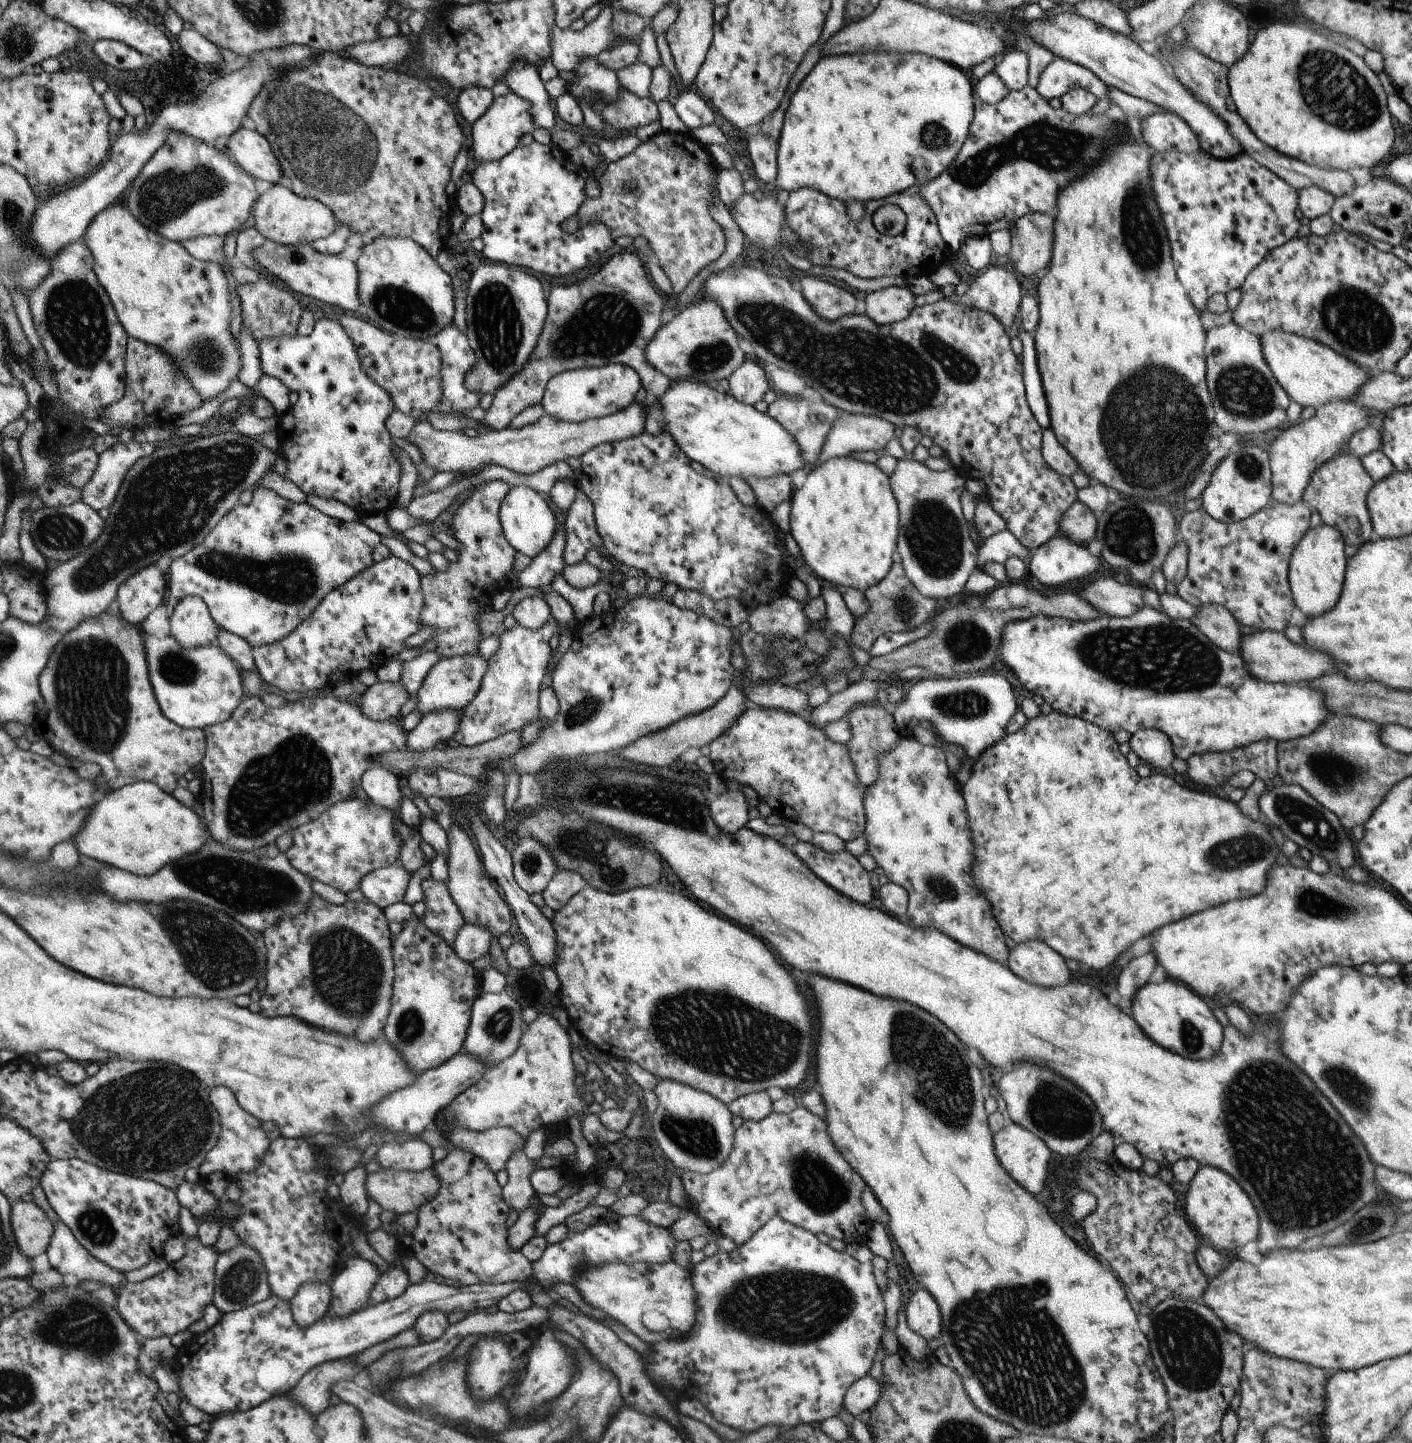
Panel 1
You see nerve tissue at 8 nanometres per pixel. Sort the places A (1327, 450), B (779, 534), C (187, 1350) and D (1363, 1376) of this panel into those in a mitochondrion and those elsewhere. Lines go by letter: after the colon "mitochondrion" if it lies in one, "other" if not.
A: other
B: other
C: other
D: other

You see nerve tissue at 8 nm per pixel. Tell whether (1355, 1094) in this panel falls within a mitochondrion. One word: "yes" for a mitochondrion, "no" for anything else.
yes

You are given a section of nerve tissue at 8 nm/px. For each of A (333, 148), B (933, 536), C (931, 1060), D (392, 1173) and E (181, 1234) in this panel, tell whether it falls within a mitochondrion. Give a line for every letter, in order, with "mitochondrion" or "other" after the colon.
A: mitochondrion
B: mitochondrion
C: mitochondrion
D: other
E: other

